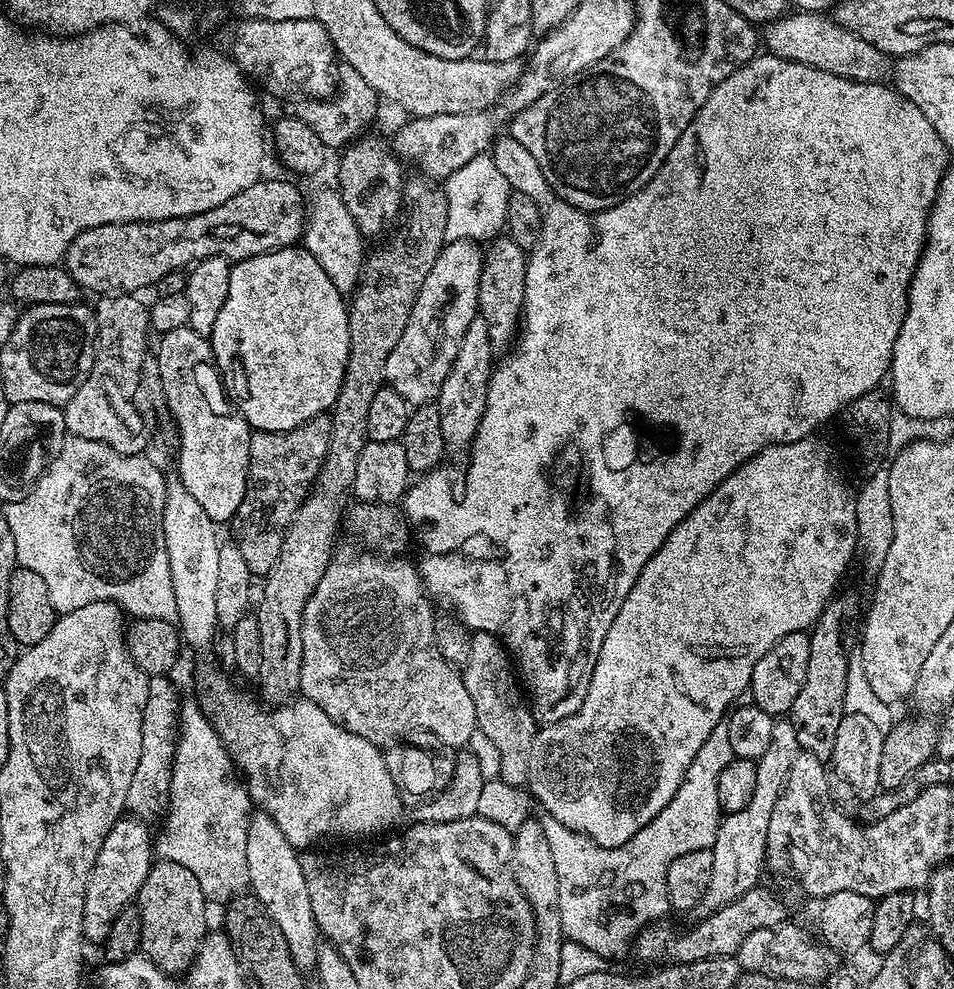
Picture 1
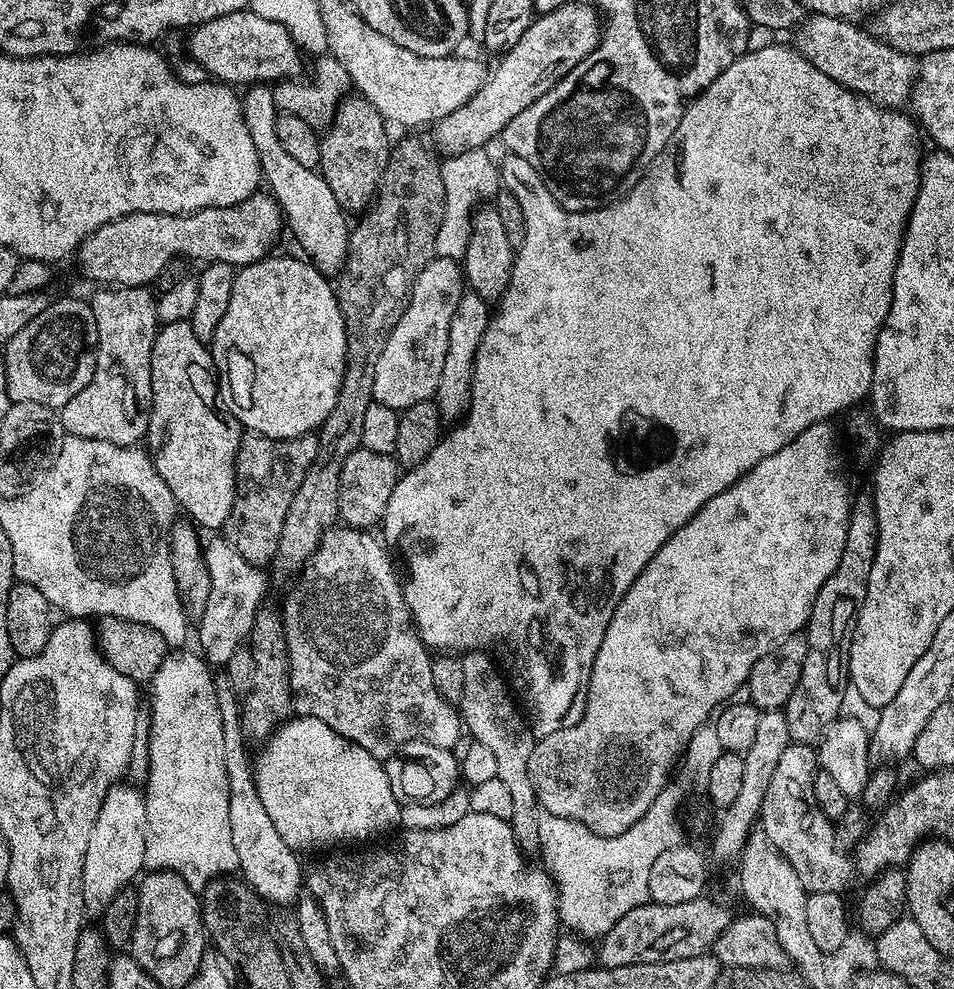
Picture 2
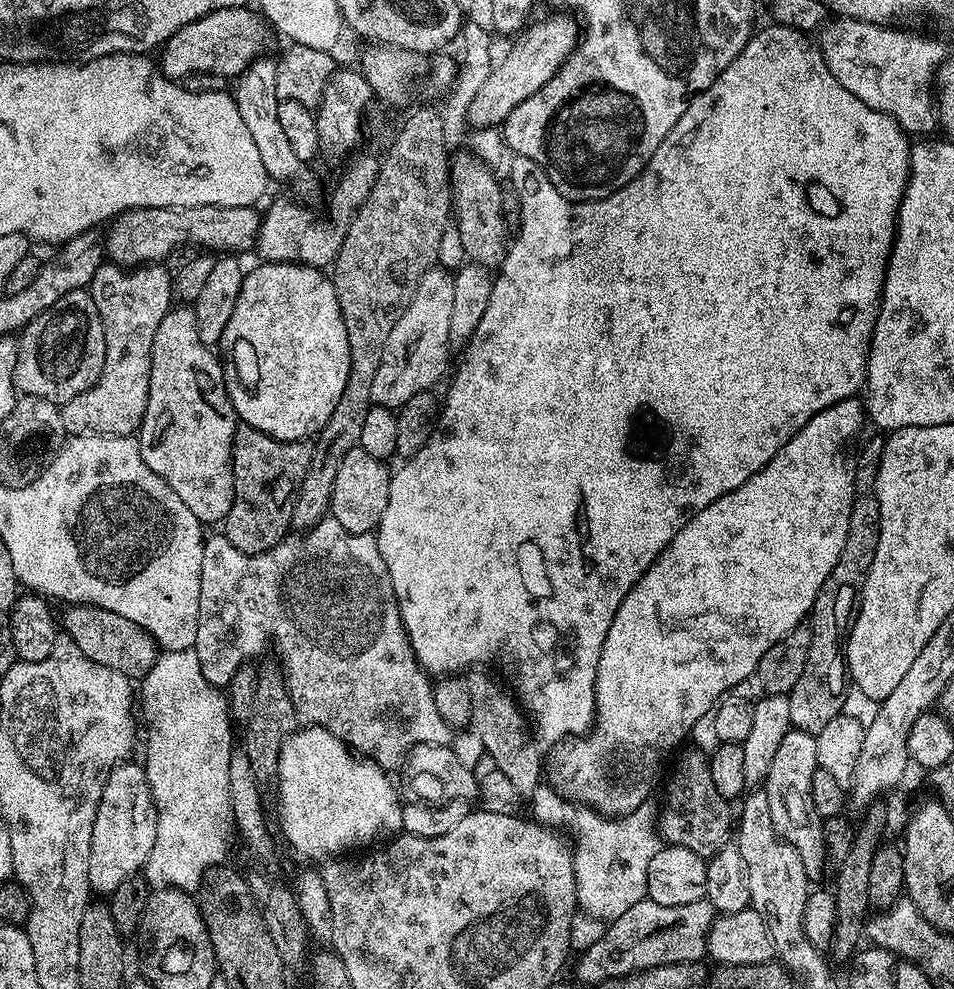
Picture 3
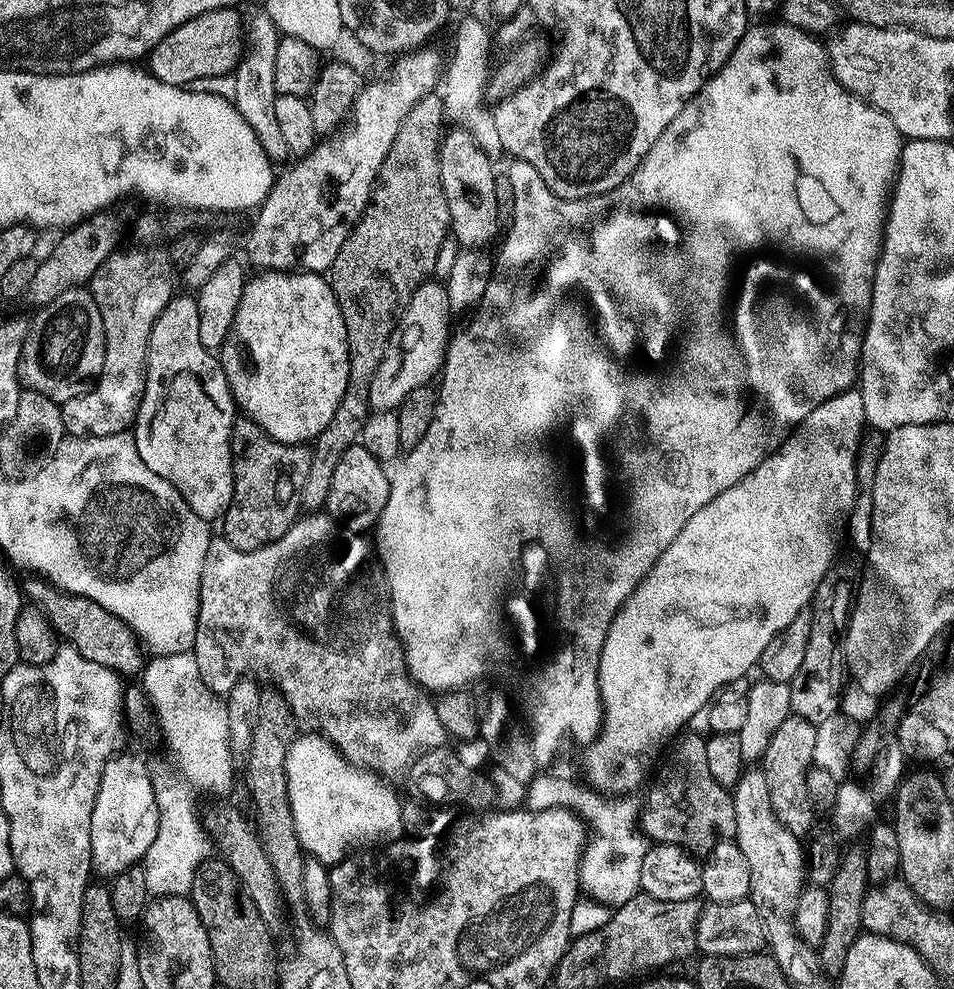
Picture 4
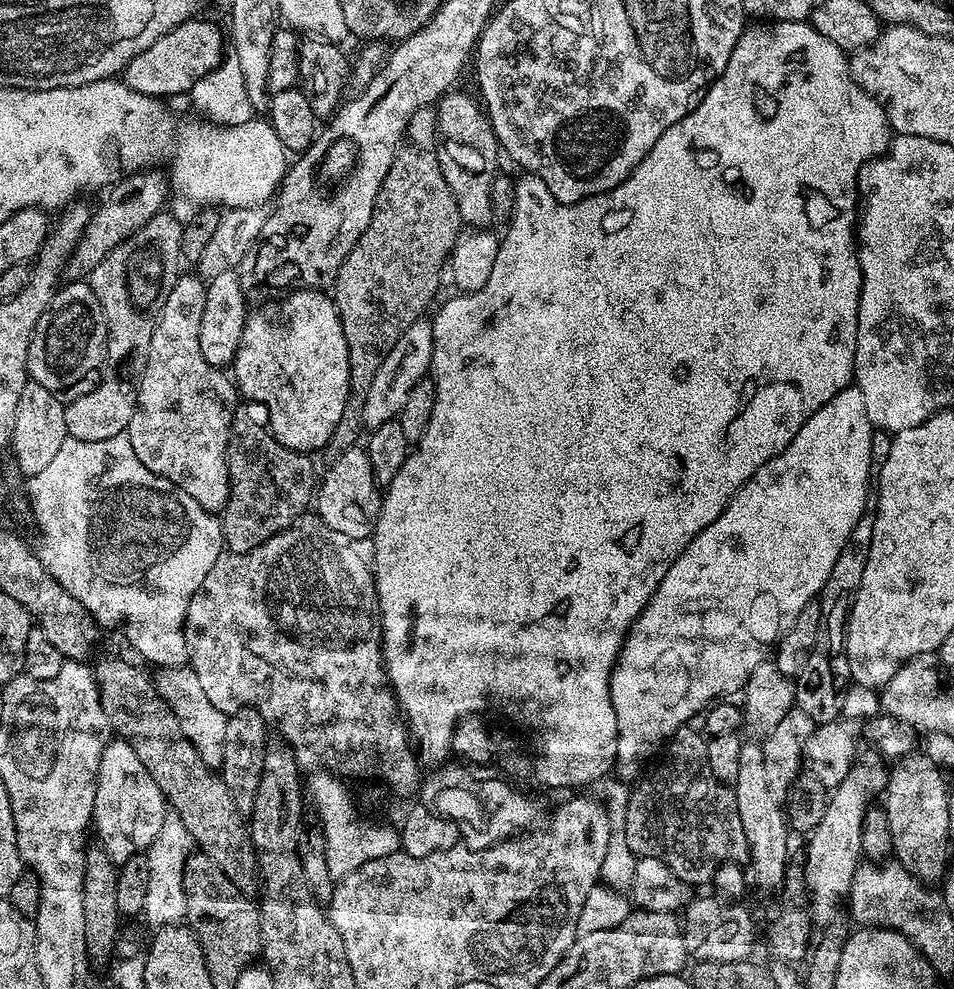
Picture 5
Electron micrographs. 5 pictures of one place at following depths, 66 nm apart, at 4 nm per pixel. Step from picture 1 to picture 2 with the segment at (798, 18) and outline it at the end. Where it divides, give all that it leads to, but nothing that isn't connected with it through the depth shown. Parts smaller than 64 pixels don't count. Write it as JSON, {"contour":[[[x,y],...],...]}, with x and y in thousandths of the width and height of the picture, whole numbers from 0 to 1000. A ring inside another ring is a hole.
{"contour":[[[848,15],[843,23],[833,29],[833,52],[844,57],[854,69],[862,71],[862,75],[874,79],[874,83],[878,83],[885,89],[892,90],[893,93],[900,93],[908,98],[917,99],[927,107],[948,107],[951,101],[953,104],[962,76],[961,62],[953,54],[942,53],[937,47],[933,47],[927,40],[914,35],[909,27],[900,28],[897,24],[899,23],[892,19],[878,16]]]}

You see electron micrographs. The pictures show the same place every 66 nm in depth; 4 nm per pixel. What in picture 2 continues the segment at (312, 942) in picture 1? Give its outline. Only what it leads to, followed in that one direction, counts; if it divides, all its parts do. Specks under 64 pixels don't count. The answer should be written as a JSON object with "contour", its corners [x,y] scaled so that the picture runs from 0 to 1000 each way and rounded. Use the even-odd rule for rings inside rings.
{"contour":[[[237,706],[230,709],[231,722],[234,728],[235,740],[235,762],[237,764],[237,781],[239,781],[240,795],[242,801],[241,807],[241,833],[242,839],[246,843],[246,853],[249,859],[253,883],[256,882],[255,889],[257,893],[268,902],[278,913],[298,916],[300,914],[307,915],[314,907],[319,896],[319,876],[316,876],[312,869],[313,865],[309,858],[301,855],[297,850],[296,845],[287,836],[287,830],[283,827],[283,823],[279,822],[279,817],[275,813],[275,809],[270,807],[267,778],[264,771],[264,766],[258,758],[258,738],[256,735],[256,726],[251,716]]]}

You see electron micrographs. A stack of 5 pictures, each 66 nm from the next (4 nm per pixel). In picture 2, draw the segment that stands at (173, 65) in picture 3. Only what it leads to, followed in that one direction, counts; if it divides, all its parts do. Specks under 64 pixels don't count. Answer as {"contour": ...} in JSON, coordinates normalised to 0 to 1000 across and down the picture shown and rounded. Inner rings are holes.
{"contour":[[[263,10],[242,12],[204,25],[199,32],[201,37],[197,40],[196,56],[214,68],[219,78],[231,83],[246,83],[255,87],[292,83],[309,78],[314,69],[314,53],[310,50],[309,38],[302,32],[305,32],[303,25],[275,18]]]}

